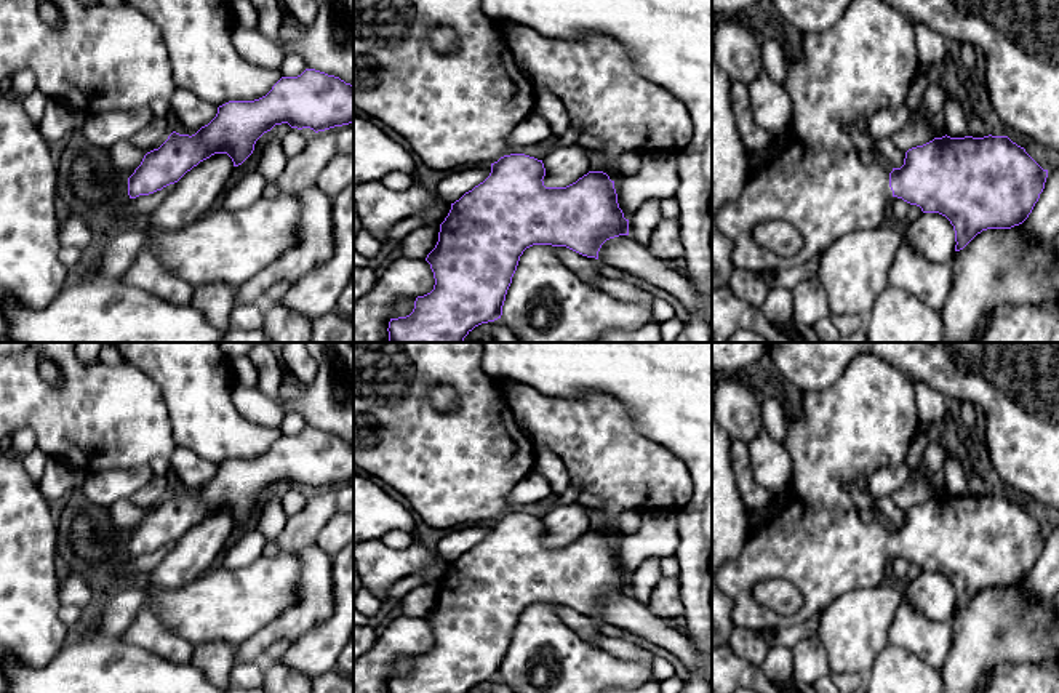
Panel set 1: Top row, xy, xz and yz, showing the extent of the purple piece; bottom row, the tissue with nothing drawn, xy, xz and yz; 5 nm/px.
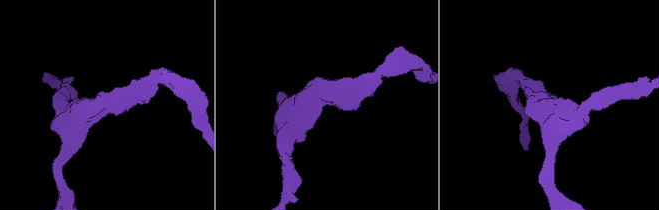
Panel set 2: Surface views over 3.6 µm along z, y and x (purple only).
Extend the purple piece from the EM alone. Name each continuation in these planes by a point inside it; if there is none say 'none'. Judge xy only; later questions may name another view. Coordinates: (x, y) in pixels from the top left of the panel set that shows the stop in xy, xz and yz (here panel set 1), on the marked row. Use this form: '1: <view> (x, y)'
1: xy (96, 188)

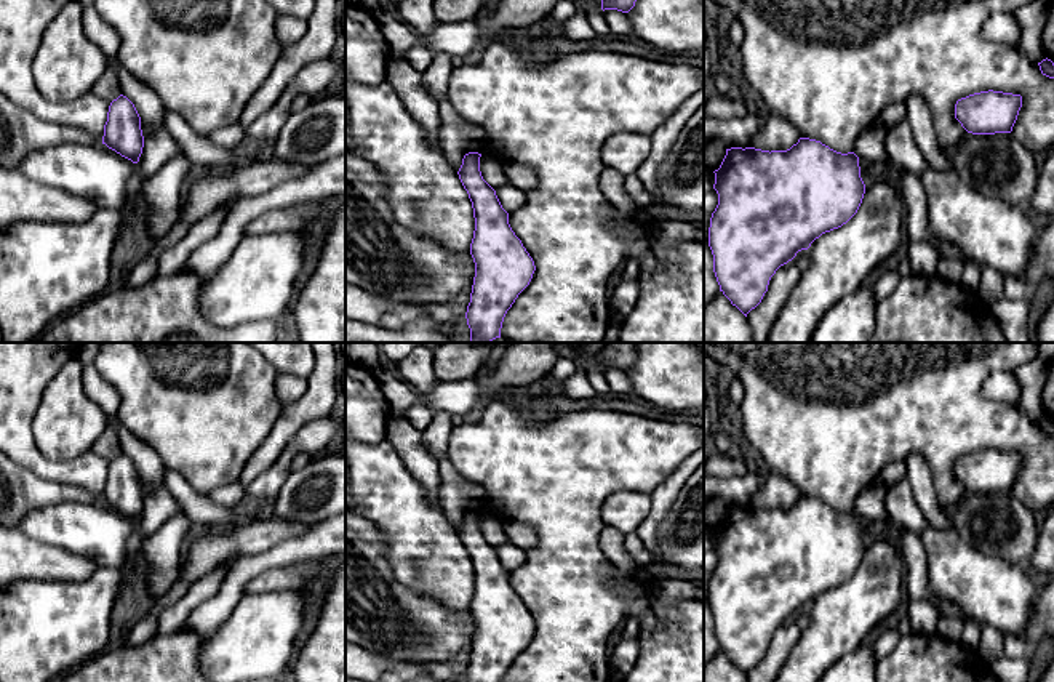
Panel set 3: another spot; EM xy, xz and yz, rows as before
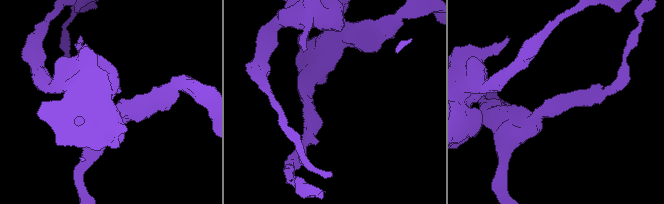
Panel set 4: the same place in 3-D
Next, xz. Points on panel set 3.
none

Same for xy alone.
none

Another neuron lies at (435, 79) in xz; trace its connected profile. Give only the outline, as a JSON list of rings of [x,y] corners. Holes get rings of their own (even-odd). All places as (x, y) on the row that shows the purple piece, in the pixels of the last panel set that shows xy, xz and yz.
[[[435,53],[432,64],[422,72],[424,86],[437,104],[446,98],[451,72],[451,56],[446,53]]]

